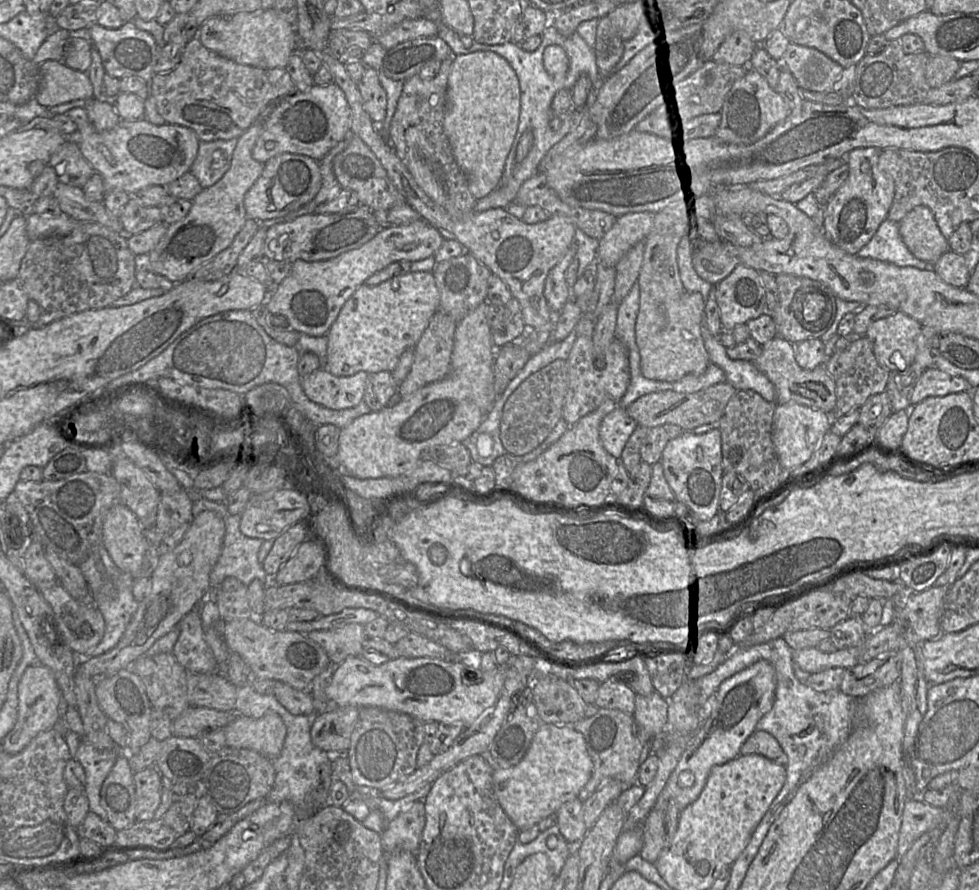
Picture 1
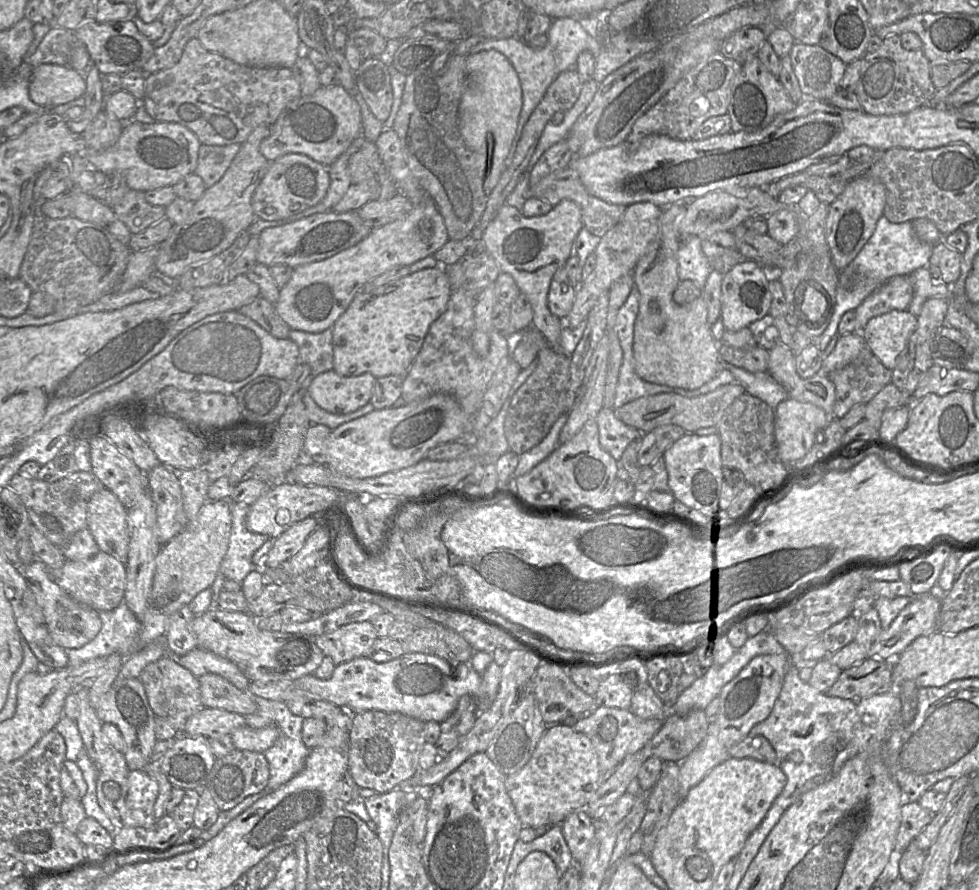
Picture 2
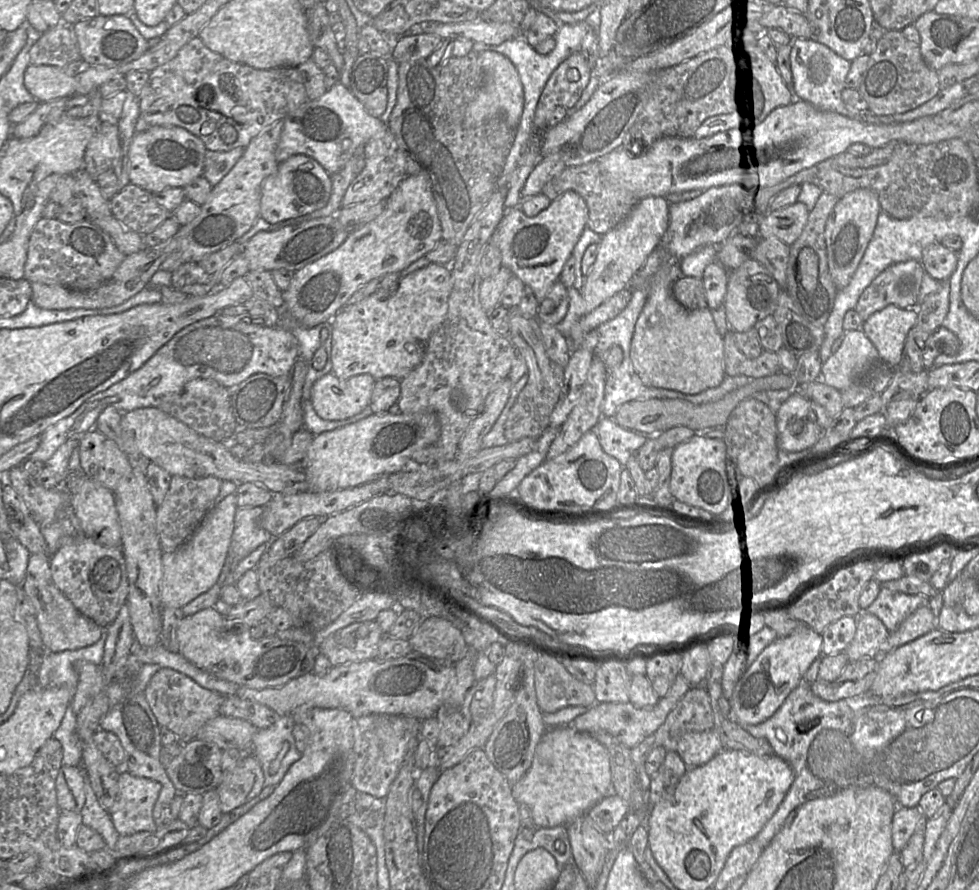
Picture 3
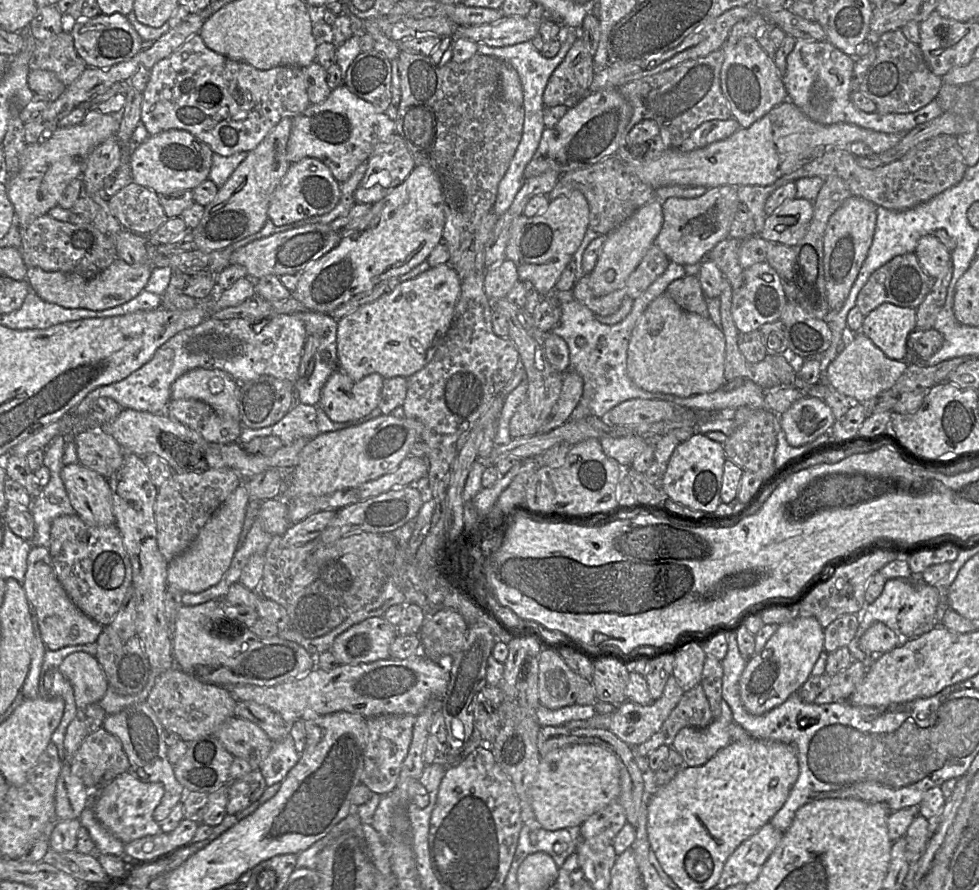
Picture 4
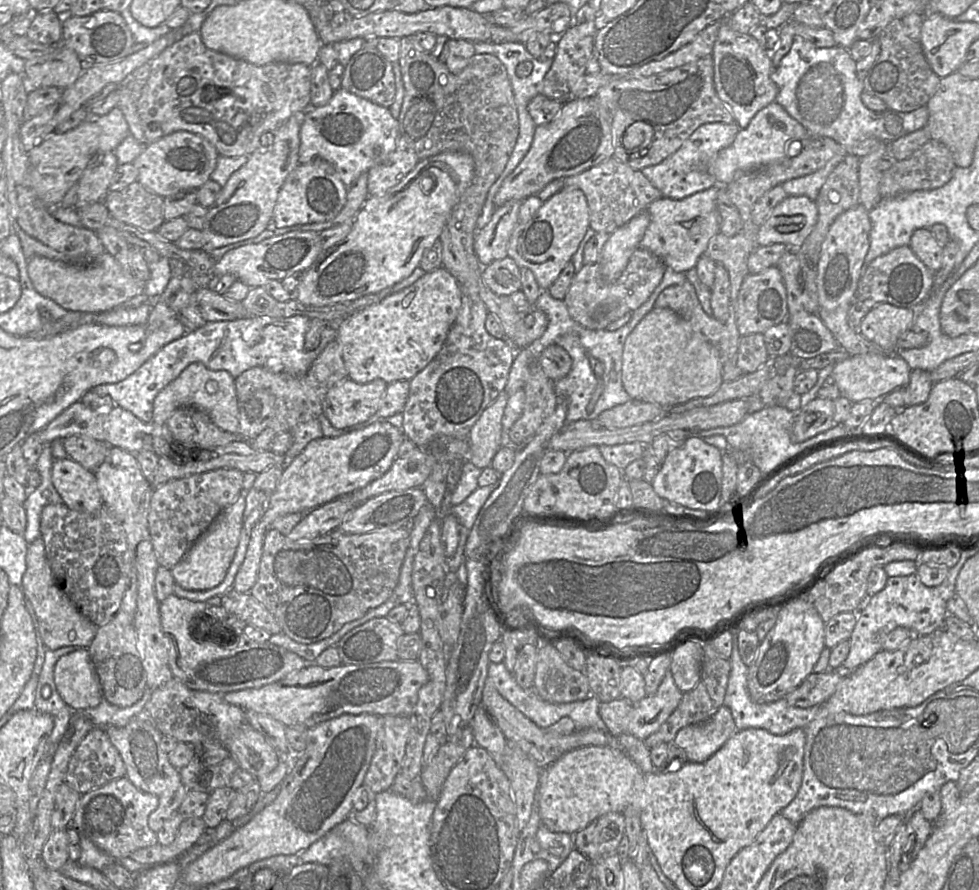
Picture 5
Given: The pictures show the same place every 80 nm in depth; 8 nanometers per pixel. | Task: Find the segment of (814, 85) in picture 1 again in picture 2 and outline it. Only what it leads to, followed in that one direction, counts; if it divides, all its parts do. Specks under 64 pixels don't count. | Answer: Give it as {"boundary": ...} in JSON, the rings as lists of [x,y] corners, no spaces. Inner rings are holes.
{"boundary":[[[800,42],[793,44],[789,56],[804,96],[829,101],[840,88],[847,64],[820,46]]]}

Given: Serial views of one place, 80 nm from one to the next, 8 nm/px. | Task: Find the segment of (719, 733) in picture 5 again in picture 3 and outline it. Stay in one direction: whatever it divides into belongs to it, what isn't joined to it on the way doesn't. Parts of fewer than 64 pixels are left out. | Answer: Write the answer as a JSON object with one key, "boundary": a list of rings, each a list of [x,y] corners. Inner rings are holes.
{"boundary":[[[714,729],[685,733],[678,742],[677,753],[688,768],[702,766],[723,749]]]}

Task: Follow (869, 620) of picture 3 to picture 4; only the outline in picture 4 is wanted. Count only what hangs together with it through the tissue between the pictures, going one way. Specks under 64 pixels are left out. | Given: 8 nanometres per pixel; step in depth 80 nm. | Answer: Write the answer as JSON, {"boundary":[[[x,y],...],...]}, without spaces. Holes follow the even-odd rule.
{"boundary":[[[881,622],[872,624],[861,636],[859,648],[870,658],[888,652],[902,643],[902,637]]]}

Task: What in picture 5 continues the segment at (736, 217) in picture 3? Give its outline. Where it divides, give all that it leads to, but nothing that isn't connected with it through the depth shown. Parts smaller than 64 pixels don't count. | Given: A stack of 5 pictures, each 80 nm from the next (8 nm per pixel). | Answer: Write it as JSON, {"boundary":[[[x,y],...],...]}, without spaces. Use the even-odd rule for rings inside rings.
{"boundary":[[[715,185],[680,200],[662,197],[651,202],[646,208],[650,224],[639,247],[653,252],[676,272],[685,273],[695,267],[706,251],[709,240],[720,232],[720,216],[716,206],[719,186],[725,185]]]}

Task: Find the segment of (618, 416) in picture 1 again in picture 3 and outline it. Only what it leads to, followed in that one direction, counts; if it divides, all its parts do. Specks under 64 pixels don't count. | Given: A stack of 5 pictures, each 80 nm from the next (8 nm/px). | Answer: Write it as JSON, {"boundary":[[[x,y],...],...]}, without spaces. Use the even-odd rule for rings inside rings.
{"boundary":[[[601,417],[594,427],[602,450],[623,467],[646,442],[646,435],[619,426],[613,418]]]}

